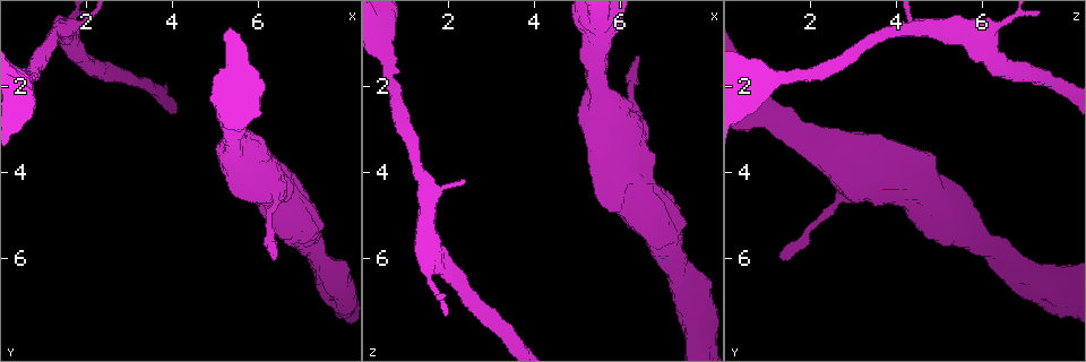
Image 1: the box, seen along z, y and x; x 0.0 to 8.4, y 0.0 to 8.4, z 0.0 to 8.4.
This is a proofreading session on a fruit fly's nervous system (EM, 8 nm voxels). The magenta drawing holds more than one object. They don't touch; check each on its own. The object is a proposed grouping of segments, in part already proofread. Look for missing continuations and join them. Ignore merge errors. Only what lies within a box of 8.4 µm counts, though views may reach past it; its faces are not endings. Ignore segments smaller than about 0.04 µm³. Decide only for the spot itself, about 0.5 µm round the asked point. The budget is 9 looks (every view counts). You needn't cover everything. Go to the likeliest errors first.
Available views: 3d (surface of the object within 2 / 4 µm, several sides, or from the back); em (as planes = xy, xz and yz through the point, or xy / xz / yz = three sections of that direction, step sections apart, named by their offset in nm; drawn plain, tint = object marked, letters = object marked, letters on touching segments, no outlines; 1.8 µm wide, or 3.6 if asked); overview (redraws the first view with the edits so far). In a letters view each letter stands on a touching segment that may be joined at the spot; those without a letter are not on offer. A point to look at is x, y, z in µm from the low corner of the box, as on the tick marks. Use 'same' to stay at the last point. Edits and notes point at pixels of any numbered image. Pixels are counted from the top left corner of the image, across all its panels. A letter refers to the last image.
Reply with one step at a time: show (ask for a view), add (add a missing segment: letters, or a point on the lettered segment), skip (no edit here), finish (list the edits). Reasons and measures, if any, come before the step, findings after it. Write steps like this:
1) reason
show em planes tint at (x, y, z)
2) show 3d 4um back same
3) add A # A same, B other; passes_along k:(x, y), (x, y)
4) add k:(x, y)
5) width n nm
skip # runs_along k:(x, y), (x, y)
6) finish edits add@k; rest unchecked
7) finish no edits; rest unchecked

tapers out
show 3d 4um at (6.45, 5.90, 1.30)

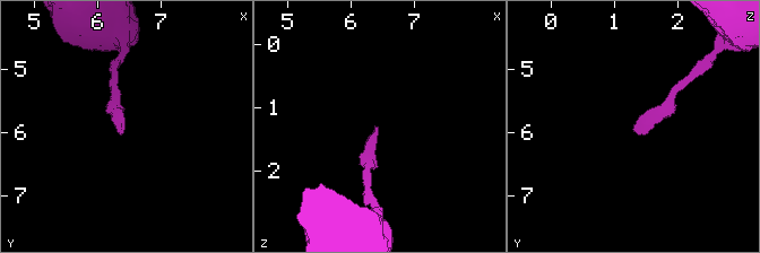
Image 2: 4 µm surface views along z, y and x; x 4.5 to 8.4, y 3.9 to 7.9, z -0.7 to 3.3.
show em yz step 16 tint at (6.40, 5.90, 1.30)

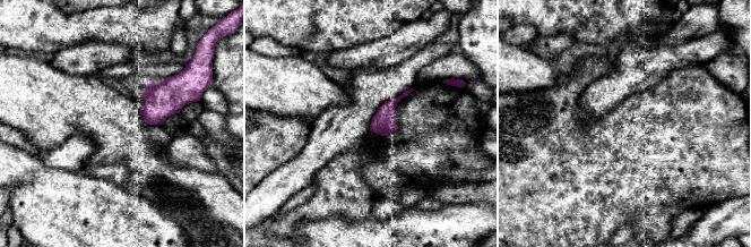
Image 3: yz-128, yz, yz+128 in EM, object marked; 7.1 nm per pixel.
see the neighbours
show em yz step 16 letters same

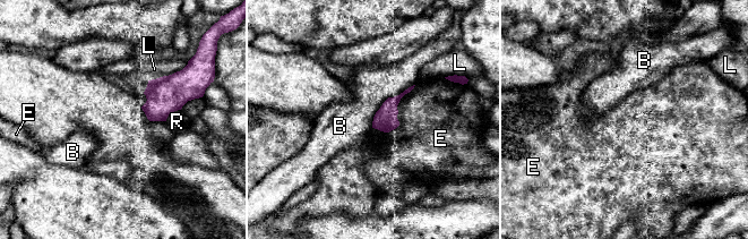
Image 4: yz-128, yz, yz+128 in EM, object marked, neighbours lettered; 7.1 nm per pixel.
width 160 nm
skip # B other, E other, L other, R other; border 4:(414, 84), (389, 96), (371, 127); no lettered segment goes on from it

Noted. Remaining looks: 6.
sudden change in width
show 3d 4um at (6.40, 4.55, 2.70)

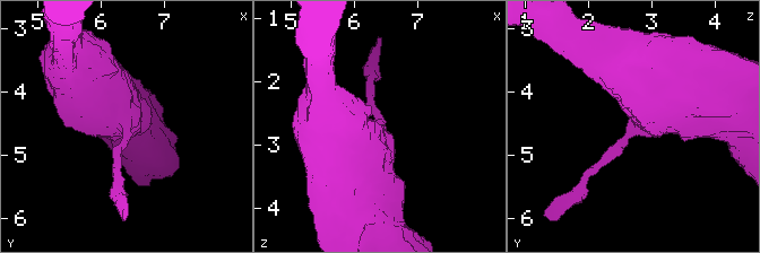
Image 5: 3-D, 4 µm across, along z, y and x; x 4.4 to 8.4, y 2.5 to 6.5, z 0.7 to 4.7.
need the tissue
show em 3.6um xz step 4 letters at (6.40, 4.60, 2.70)

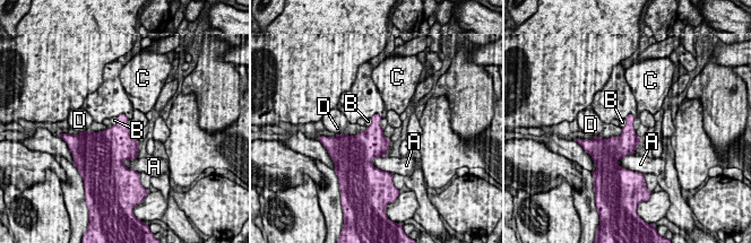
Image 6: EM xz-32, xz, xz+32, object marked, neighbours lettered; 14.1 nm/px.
another direction
show em 3.6um planes letters same

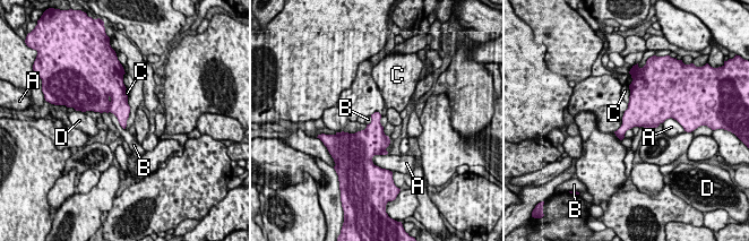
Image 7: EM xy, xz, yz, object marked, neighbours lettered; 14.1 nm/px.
skip # A other, B other, C other, D other; no lettered segment goes on from it

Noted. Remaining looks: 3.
calibre changes
show em 3.6um planes letters at (7.15, 5.60, 5.95)

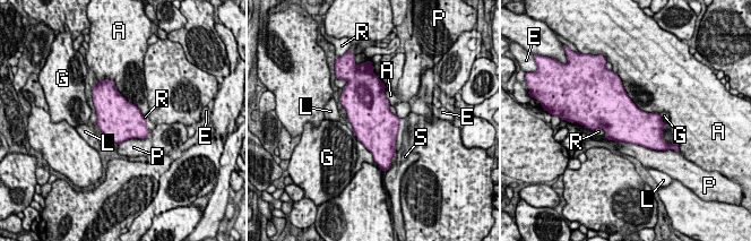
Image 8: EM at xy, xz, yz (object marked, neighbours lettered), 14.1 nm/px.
skip # A other, E other, G other, L other, P other, R other, S other; none of them fits

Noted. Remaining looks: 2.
free end
show em 3.6um planes letters at (5.10, 3.30, 2.95)

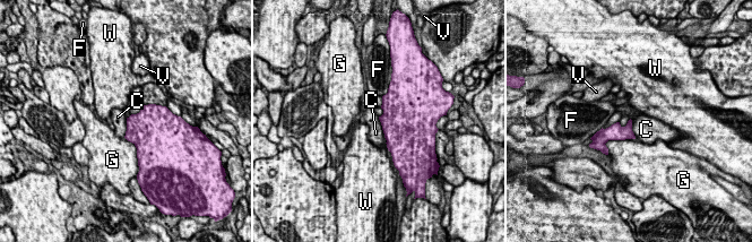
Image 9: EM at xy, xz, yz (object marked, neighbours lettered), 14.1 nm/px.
skip # C other, F other, G other, V other, W other; none of them fits

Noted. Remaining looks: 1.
finish no edits; rest unchecked

